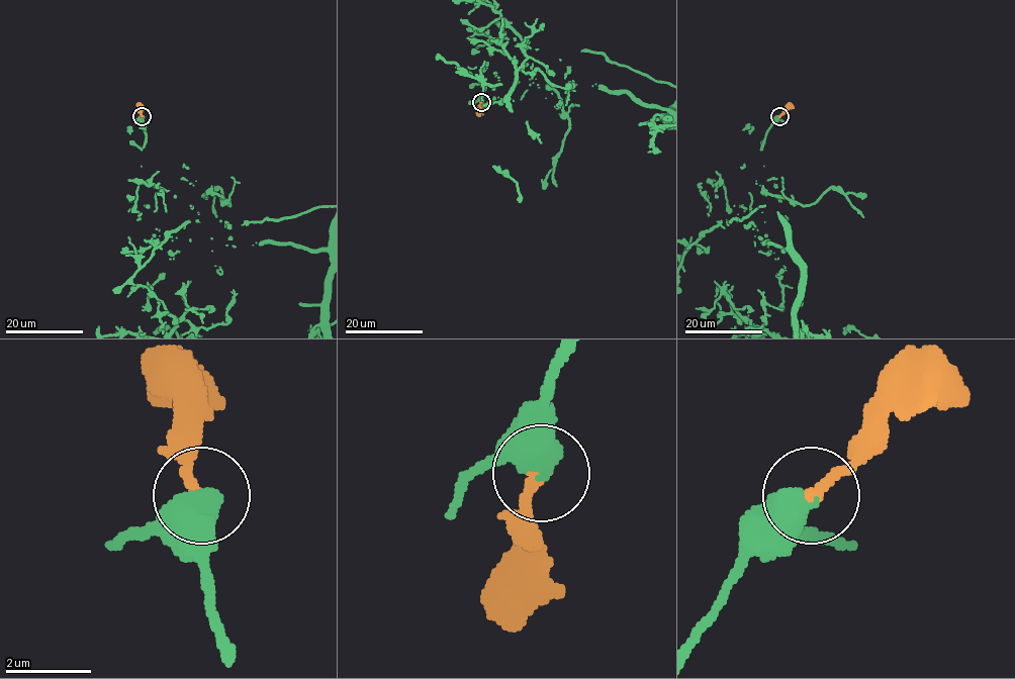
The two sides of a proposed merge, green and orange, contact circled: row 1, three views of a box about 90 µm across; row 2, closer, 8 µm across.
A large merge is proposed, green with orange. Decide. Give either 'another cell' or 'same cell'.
same cell

